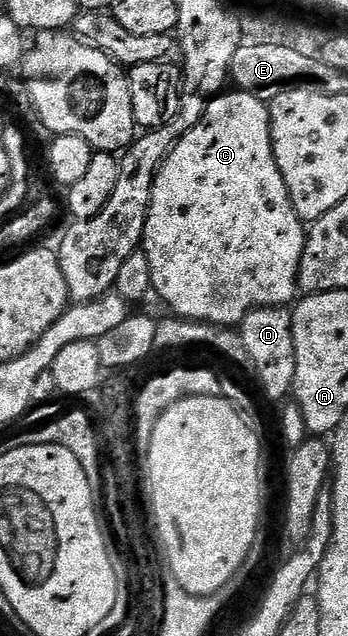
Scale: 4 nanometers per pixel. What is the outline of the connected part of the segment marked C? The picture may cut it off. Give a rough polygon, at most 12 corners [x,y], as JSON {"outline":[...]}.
{"outline":[[210,100],[158,164],[141,250],[175,316],[299,294],[307,228],[270,108]]}

